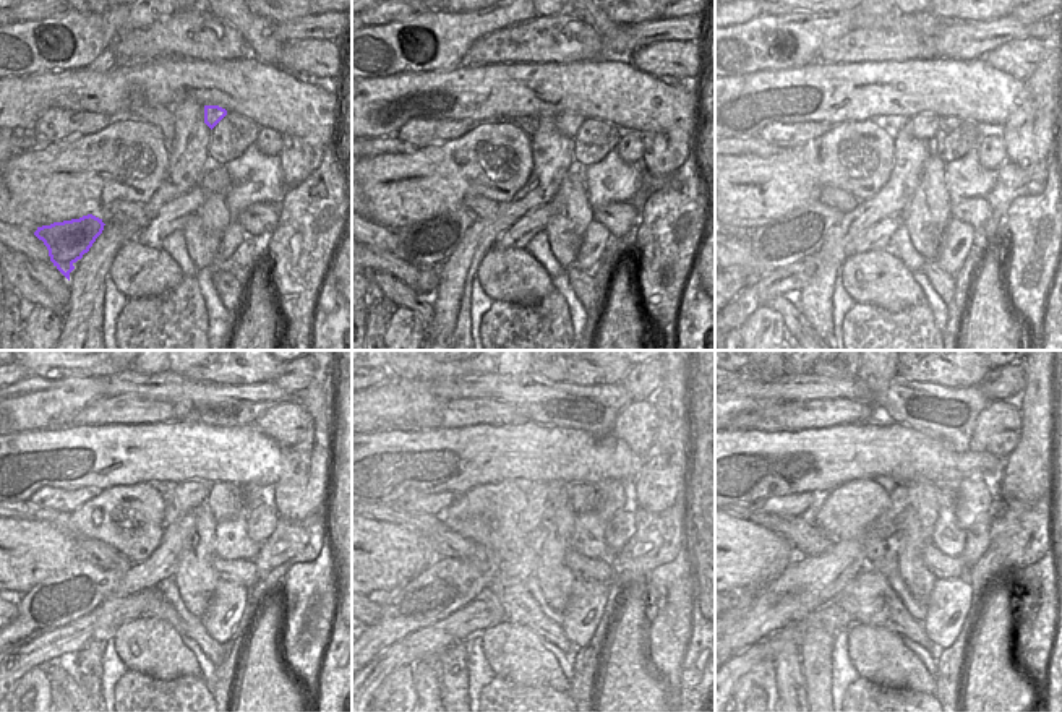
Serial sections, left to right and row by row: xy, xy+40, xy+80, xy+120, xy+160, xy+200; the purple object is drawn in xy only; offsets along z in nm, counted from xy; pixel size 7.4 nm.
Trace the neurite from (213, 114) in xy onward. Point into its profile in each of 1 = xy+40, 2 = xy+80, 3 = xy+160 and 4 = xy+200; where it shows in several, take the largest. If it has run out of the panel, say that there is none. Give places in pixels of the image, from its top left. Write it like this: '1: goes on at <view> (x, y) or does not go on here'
1: goes on at xy+40 (568, 122)
2: goes on at xy+80 (923, 127)
3: goes on at xy+160 (542, 500)
4: goes on at xy+200 (900, 501)

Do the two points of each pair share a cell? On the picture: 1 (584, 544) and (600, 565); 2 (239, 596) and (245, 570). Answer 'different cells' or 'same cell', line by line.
1: different cells
2: different cells

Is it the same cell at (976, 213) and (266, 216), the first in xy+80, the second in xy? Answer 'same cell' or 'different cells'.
same cell

